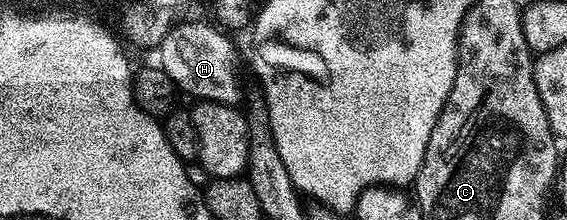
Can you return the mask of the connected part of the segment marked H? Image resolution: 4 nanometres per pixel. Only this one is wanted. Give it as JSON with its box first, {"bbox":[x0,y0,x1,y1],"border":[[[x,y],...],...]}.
{"bbox":[158,23,243,107],"border":[[[199,23],[190,25],[191,34],[172,33],[159,45],[158,65],[182,93],[184,90],[192,94],[192,99],[238,107],[243,98],[243,82],[239,79],[239,54],[219,26]]]}

